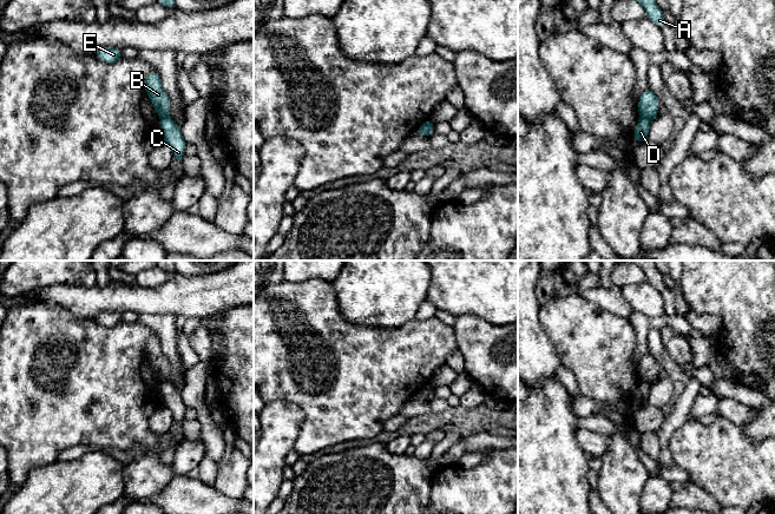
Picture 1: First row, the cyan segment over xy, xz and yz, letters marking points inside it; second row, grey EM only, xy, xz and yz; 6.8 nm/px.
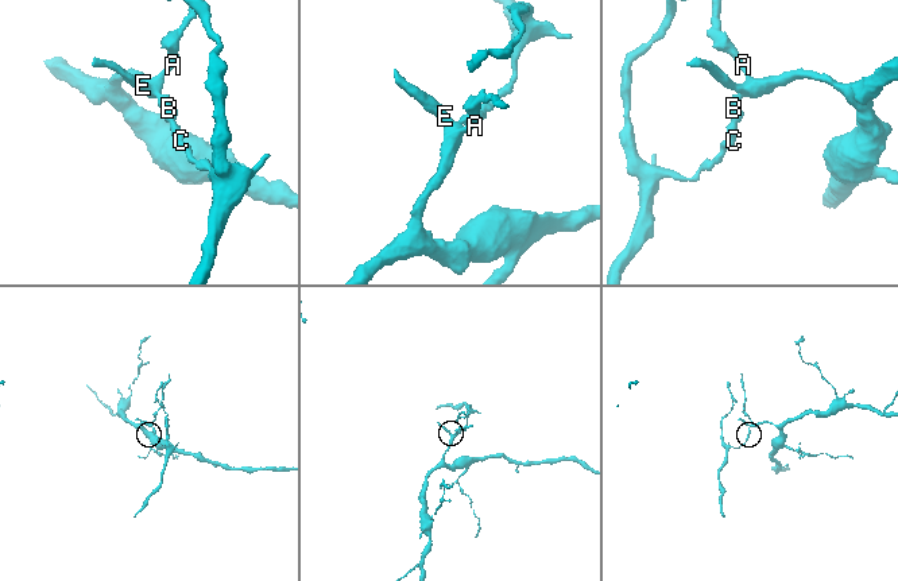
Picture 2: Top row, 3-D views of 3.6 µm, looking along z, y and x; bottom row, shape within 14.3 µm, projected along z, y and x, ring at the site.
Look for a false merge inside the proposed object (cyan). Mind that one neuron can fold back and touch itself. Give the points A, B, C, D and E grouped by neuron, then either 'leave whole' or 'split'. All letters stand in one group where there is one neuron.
groups A B E / C D; split

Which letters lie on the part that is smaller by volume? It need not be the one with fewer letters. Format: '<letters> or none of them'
C, D

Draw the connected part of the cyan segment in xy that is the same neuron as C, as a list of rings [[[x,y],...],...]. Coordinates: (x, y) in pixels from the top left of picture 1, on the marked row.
[[[168,116],[160,117],[162,140],[169,144],[173,152],[173,162],[182,162],[186,143],[182,137],[180,128]]]

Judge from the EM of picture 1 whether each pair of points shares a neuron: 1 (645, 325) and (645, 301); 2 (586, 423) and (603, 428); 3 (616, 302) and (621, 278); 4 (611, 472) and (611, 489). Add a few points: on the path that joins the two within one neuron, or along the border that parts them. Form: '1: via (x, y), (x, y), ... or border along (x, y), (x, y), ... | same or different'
1: border along (632, 310), (641, 311), (648, 316), (664, 315) | different
2: via (590, 424), (599, 424) | same
3: border along (612, 283), (621, 288) | different
4: via (611, 476), (611, 485) | same

